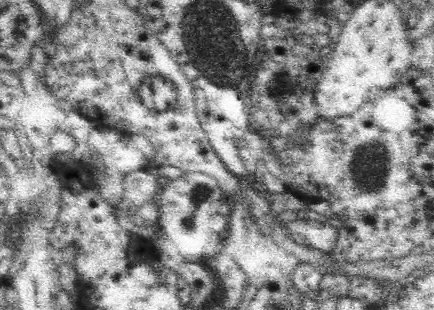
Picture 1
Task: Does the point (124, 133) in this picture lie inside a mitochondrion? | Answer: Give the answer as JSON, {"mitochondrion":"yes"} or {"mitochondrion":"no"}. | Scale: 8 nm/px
{"mitochondrion":"no"}

